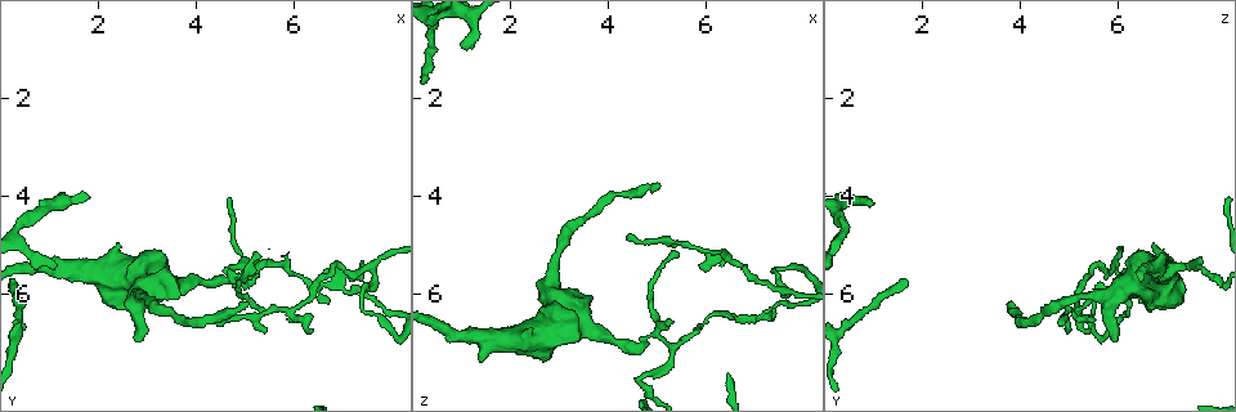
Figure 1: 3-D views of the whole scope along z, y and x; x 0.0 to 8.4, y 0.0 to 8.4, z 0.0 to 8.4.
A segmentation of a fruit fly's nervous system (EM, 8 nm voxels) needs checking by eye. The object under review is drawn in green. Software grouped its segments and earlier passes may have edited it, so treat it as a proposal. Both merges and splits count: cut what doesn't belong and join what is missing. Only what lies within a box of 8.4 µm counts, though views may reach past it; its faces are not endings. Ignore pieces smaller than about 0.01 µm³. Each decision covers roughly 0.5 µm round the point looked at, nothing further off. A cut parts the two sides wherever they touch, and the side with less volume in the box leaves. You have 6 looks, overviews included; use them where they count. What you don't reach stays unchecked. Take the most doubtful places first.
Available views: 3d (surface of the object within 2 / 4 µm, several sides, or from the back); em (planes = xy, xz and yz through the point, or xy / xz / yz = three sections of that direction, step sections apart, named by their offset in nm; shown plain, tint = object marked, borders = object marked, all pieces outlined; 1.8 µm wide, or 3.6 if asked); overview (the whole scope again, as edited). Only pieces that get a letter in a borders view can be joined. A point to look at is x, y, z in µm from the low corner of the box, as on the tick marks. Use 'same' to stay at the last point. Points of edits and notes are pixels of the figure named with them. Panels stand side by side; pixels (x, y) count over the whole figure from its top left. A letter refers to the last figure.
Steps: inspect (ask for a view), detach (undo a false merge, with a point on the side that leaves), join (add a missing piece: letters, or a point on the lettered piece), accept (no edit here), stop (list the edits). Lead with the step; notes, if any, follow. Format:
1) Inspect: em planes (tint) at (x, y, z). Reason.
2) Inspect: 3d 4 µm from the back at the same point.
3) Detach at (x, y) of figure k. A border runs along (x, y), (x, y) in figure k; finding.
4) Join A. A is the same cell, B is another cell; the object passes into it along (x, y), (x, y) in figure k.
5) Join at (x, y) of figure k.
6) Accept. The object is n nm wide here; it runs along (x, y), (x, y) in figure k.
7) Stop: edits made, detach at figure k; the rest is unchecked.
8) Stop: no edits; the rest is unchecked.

Inspect: em planes (borders) at (1.10, 4.20, 0.95). An open end.

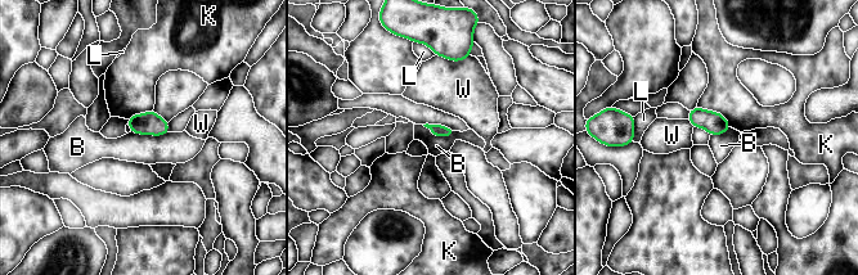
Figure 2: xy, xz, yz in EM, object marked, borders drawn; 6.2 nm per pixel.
Accept. B, K, L and W are other cells; a border runs along (422, 125), (431, 135), (456, 134) in figure 2; none of them fits.

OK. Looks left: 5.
Inspect: em planes (borders) at (5.05, 6.15, 3.75). End of a long branch.

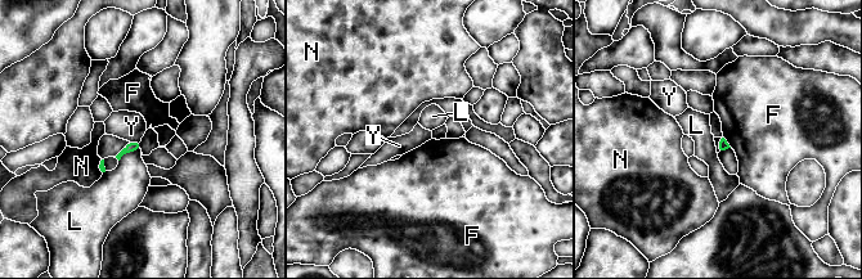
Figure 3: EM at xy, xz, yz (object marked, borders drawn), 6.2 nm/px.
Accept. F, L, N and Y are other cells; a border runs along (140, 139), (129, 142) in figure 3; no lettered piece goes on from it.

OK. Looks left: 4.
Inspect: 3d 2 µm at (6.35, 6.70, 5.45). Thin end.

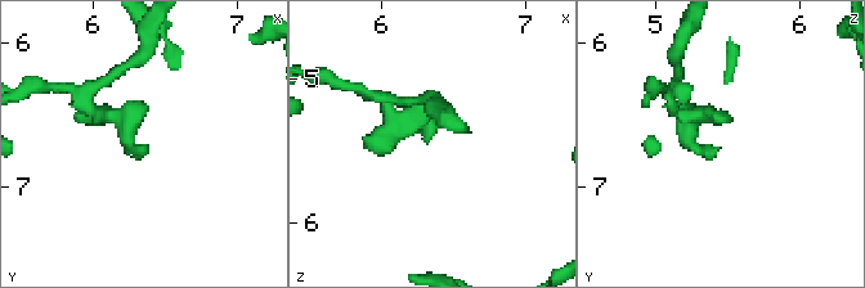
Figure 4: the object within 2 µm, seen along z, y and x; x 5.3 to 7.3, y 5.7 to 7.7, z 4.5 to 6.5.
Inspect: em 3.6 µm xz step 4 (tint) at (6.30, 6.72, 5.46).

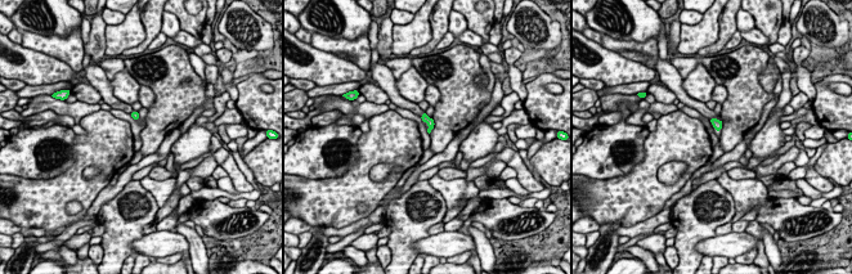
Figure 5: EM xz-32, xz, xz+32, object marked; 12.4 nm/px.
Inspect: em 3.6 µm planes (borders) at the same point. Another direction.

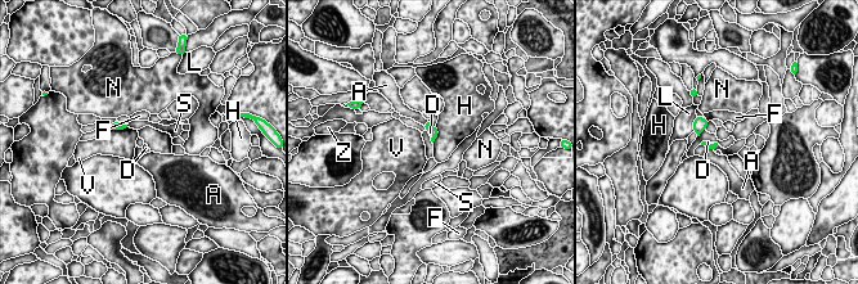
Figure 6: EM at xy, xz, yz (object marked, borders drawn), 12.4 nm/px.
Accept. The object is 70 nm wide here; the longest contact is with V, 220 nm; A, D, F, H, L, N, S, V and Z are other cells; none of them fits.

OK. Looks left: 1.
Stop: no edits; the rest is unchecked.

